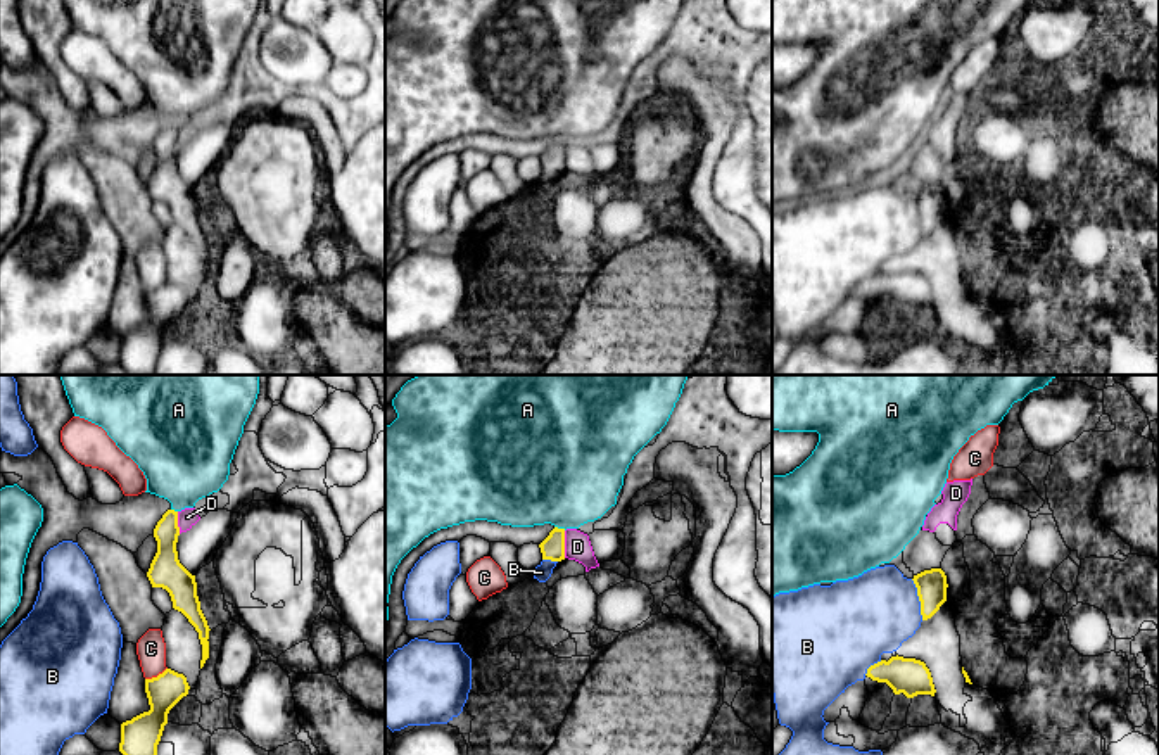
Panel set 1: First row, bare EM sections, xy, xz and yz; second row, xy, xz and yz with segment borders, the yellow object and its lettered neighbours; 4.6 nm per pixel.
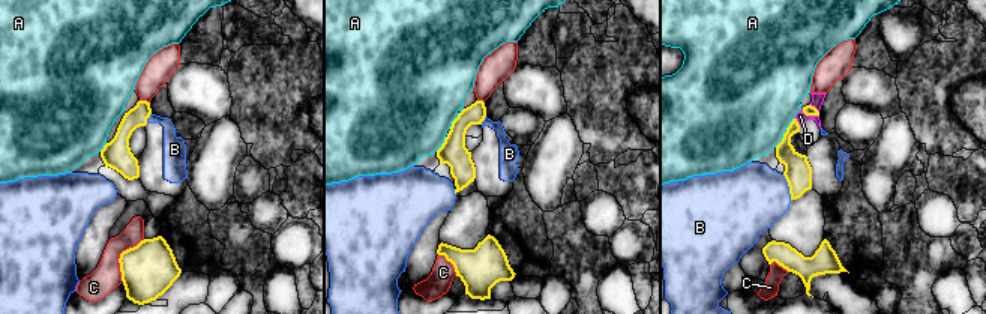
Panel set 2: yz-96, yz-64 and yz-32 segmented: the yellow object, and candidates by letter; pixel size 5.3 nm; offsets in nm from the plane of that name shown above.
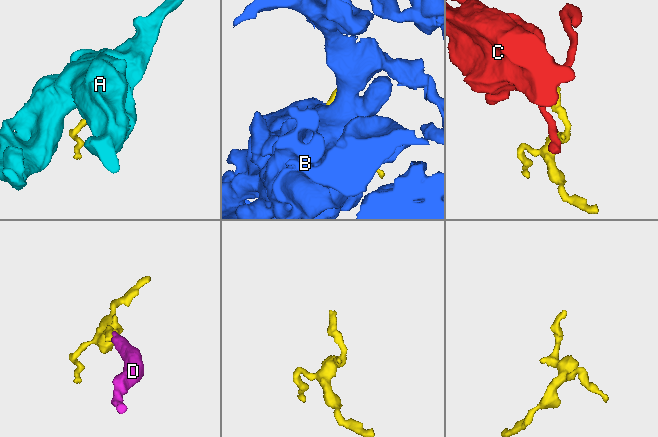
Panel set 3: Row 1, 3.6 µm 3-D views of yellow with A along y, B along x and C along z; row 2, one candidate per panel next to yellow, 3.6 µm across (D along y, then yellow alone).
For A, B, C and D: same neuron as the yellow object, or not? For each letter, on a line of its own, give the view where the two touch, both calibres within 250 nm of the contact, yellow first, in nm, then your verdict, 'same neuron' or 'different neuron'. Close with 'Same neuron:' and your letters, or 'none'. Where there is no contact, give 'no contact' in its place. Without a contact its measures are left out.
A: xz | 110/480 nm | different neuron
B: yz | 140/380 nm | different neuron
C: xy | 160/140 nm | different neuron
D: xz | 110/130 nm | different neuron
Same neuron: none

